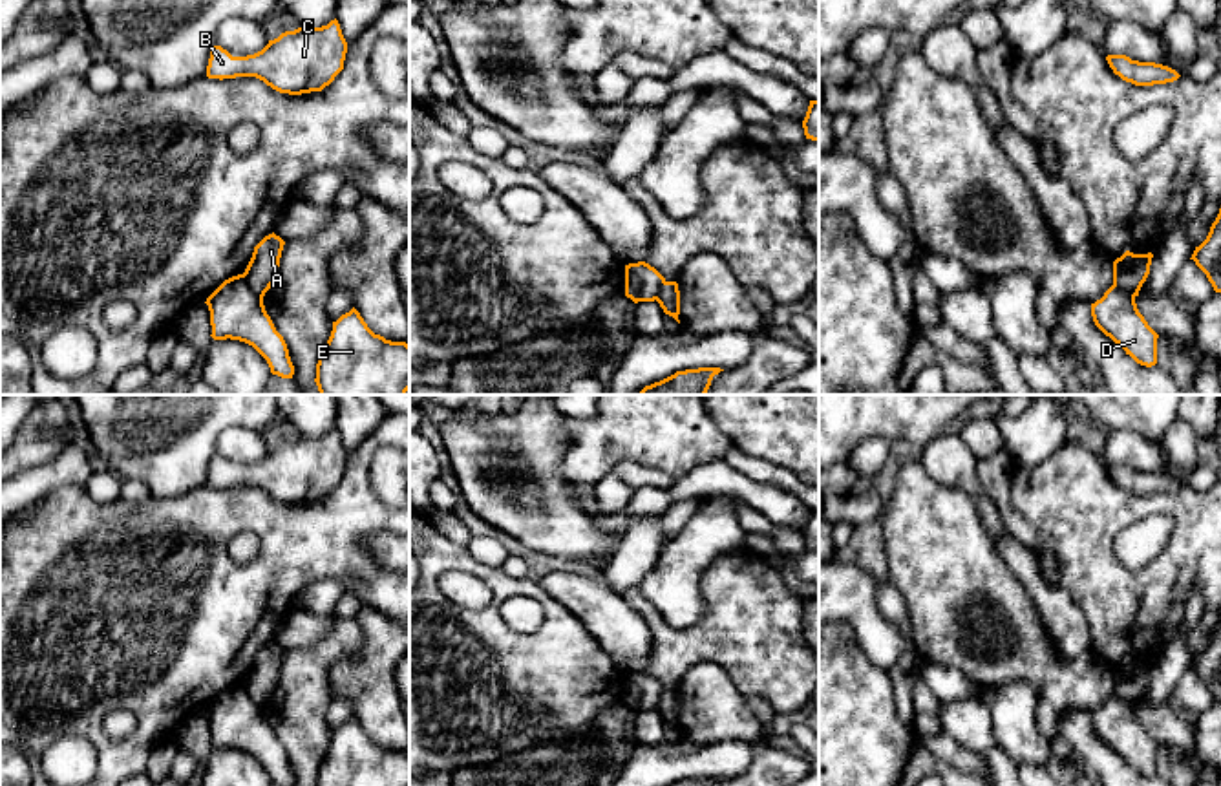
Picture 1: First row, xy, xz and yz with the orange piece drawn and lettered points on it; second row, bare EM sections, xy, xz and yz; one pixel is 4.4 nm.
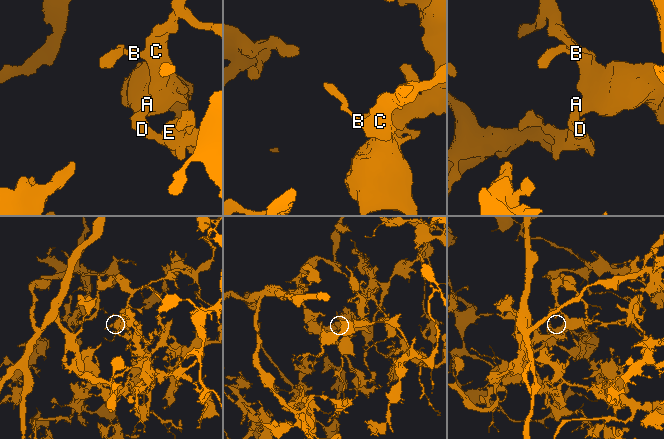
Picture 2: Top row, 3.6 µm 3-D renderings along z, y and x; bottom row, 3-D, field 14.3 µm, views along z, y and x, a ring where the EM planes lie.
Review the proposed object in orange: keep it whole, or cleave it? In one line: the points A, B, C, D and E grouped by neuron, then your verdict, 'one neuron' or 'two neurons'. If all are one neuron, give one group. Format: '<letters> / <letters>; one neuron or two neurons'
A B C / D E; two neurons

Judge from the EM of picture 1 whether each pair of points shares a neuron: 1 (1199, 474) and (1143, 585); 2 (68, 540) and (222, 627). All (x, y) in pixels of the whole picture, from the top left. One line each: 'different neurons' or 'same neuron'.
1: different neurons
2: same neuron

